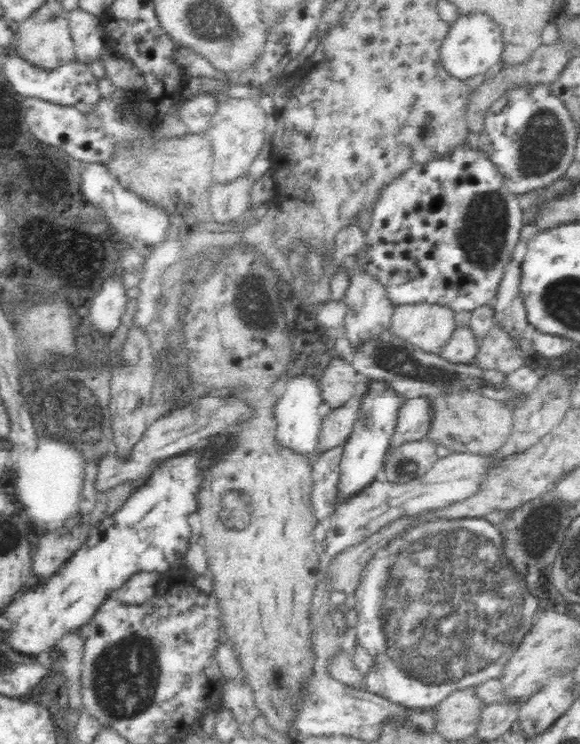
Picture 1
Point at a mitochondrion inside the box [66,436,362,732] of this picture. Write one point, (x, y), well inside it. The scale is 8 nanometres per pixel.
(124, 684)

